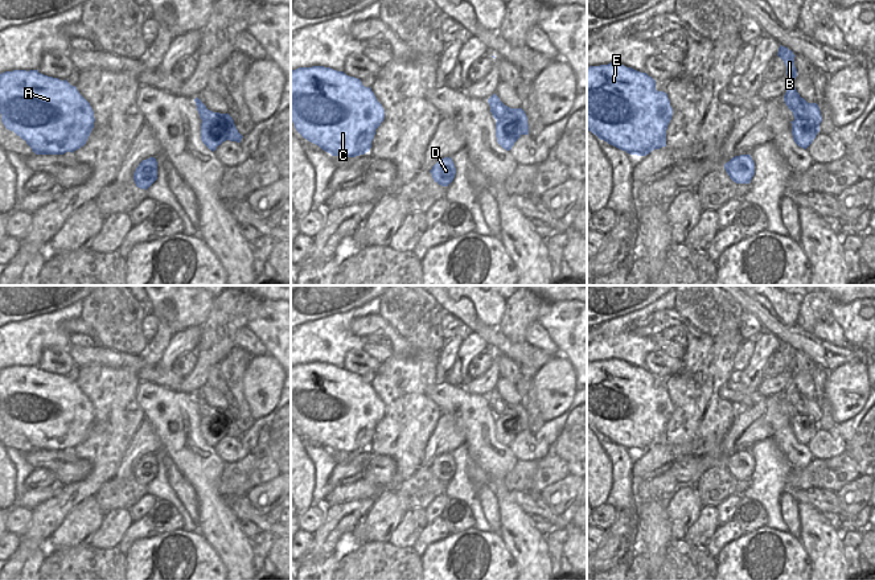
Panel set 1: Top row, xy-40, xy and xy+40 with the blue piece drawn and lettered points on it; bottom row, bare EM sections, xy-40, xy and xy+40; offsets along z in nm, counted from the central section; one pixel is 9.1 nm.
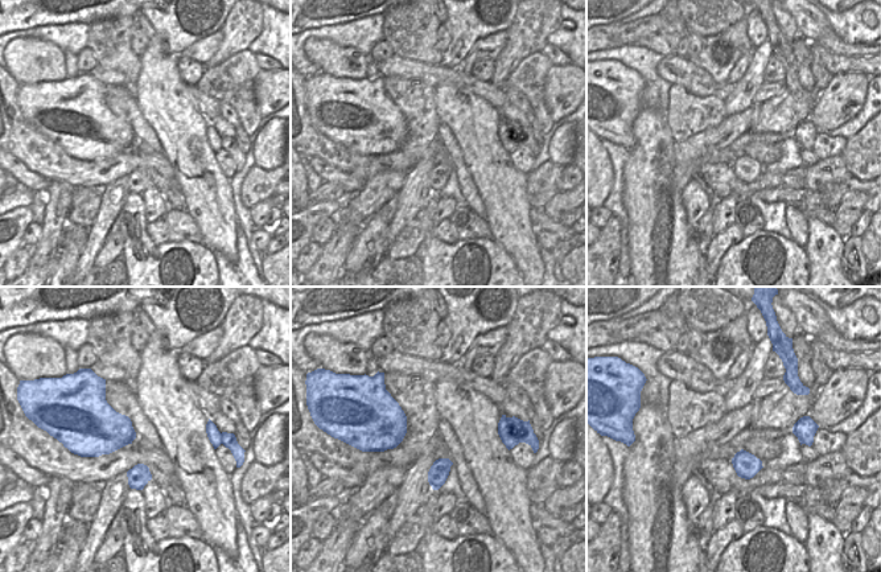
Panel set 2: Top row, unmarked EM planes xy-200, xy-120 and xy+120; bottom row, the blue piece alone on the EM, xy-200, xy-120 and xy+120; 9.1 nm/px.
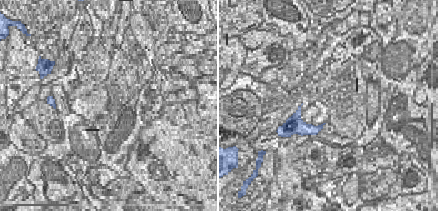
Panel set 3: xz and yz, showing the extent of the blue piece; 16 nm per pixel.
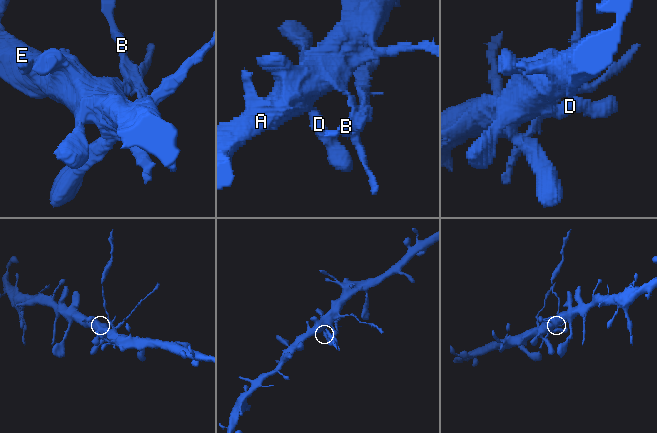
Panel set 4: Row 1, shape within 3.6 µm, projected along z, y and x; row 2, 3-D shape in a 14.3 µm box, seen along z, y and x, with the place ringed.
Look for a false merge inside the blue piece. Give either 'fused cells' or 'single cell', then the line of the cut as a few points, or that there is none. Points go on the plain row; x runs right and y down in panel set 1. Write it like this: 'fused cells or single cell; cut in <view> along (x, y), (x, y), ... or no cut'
fused cells; cut in xy-40 along (202, 416), (217, 416), (228, 435)

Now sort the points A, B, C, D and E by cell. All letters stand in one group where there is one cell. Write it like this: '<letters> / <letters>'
A C D E / B

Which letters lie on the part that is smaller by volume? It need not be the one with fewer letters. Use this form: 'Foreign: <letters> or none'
Foreign: B

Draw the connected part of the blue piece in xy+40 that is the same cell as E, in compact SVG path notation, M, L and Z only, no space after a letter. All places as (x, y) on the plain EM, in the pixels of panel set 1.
M611 358L587 363L587 425L600 436L629 451L646 452L666 443L666 425L673 412L667 390L656 386L646 369Z

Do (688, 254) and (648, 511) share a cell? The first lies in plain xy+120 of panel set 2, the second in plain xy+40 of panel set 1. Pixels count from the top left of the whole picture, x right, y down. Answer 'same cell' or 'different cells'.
same cell

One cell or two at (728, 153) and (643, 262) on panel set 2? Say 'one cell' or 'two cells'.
two cells

